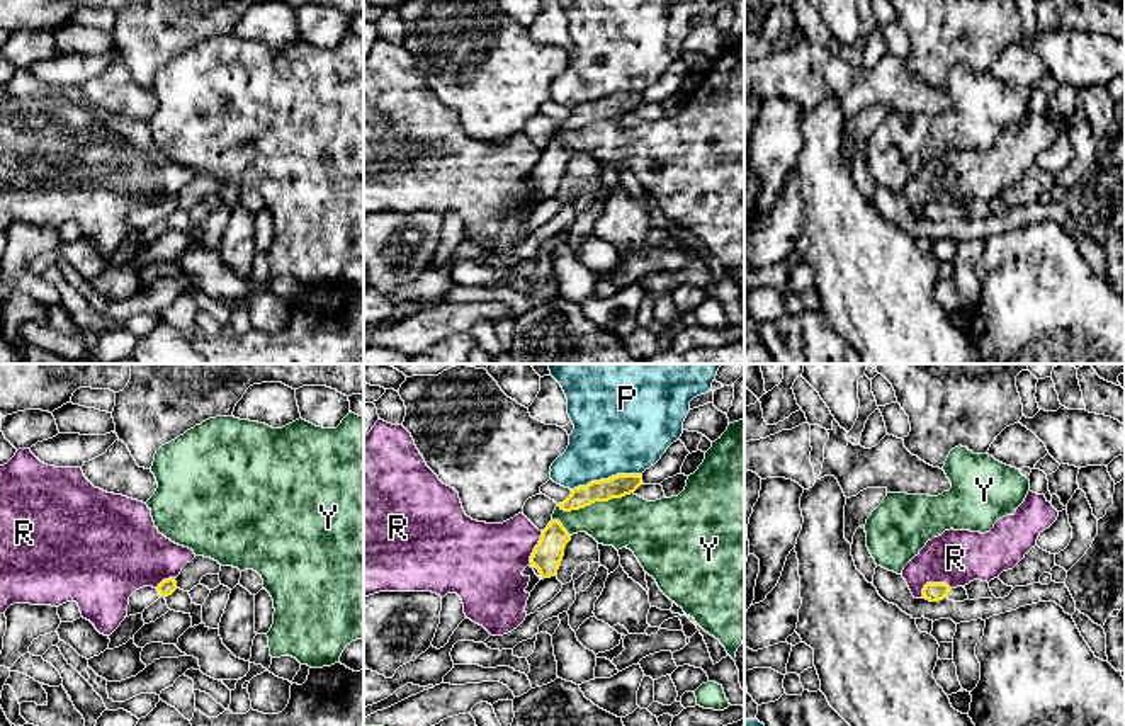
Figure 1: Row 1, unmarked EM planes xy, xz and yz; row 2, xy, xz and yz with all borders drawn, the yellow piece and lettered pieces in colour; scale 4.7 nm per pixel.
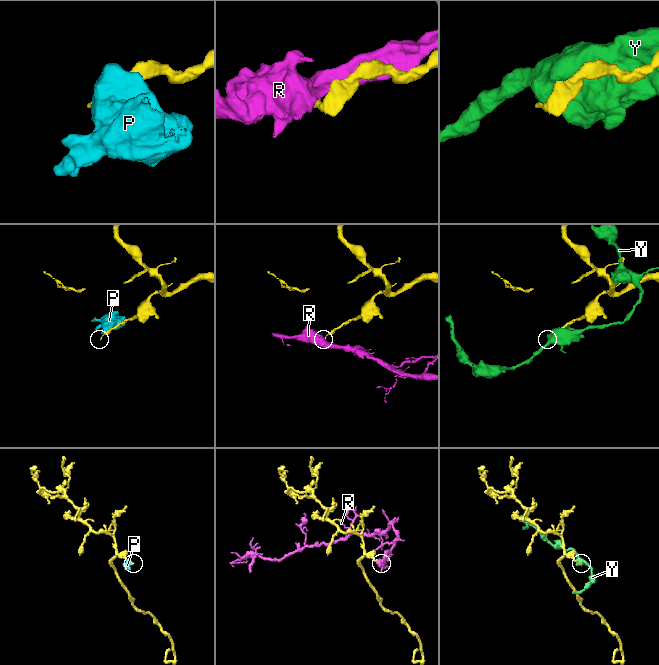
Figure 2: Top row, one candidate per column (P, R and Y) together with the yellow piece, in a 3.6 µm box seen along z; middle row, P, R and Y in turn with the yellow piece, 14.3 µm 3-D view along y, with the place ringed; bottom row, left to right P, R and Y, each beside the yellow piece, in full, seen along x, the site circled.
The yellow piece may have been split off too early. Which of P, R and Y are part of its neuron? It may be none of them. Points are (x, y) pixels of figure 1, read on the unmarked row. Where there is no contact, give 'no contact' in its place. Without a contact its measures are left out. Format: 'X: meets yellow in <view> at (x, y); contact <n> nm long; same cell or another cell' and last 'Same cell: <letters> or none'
P: meets yellow in xz at (605, 99); contact 340 nm long; another cell
R: meets yellow in xz at (532, 174); contact 240 nm long; another cell
Y: meets yellow in xz at (595, 119); contact 360 nm long; another cell
Same cell: none

